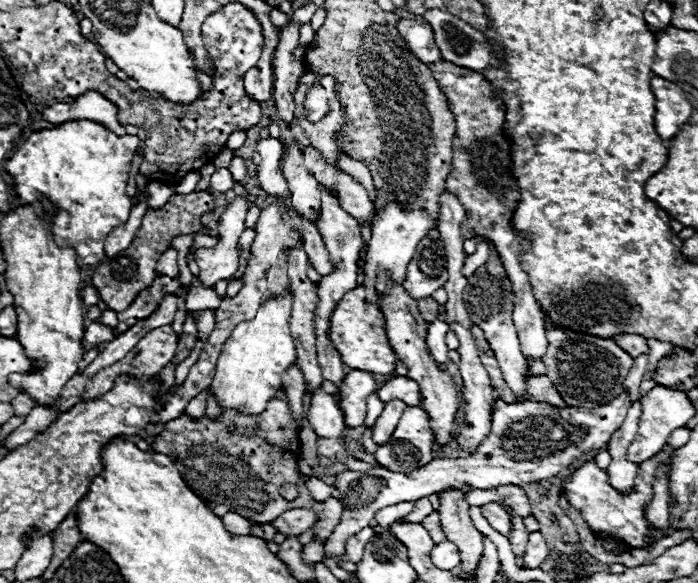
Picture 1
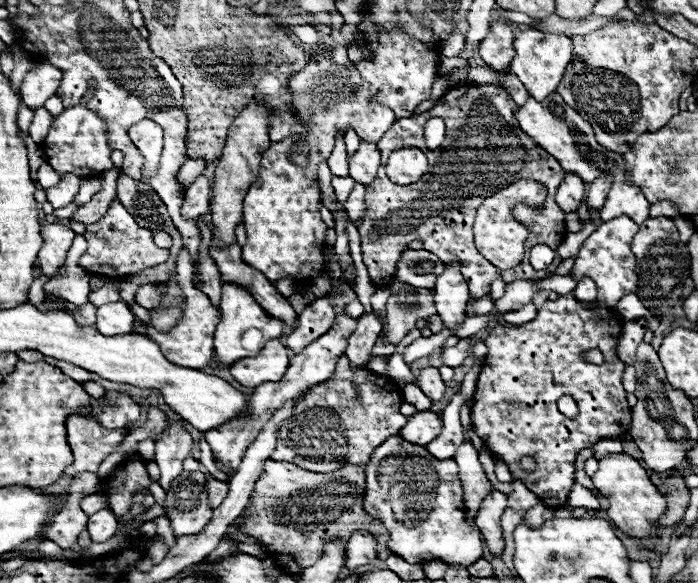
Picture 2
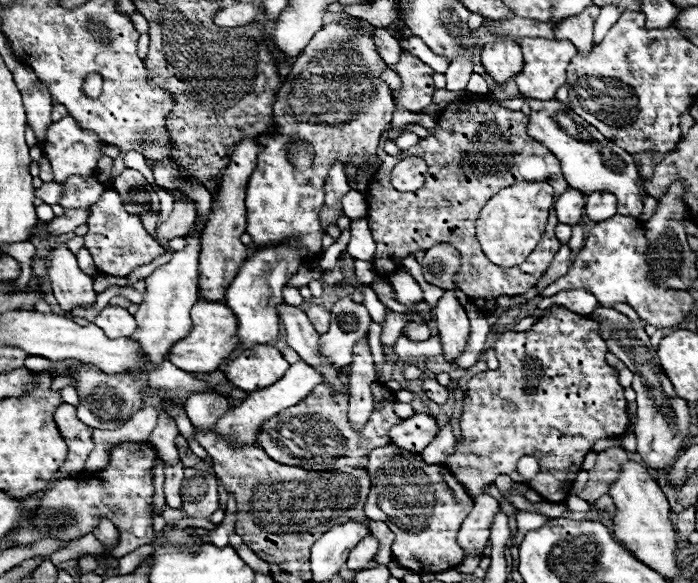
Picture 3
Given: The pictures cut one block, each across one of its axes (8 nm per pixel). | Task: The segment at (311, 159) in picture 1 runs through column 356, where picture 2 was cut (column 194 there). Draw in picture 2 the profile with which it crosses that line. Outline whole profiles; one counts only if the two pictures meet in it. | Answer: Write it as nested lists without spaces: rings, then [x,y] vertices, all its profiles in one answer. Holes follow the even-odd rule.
[[[200,176],[190,188],[186,188],[180,214],[184,220],[196,220],[198,216],[208,212],[208,206],[210,206],[210,182],[204,176]]]

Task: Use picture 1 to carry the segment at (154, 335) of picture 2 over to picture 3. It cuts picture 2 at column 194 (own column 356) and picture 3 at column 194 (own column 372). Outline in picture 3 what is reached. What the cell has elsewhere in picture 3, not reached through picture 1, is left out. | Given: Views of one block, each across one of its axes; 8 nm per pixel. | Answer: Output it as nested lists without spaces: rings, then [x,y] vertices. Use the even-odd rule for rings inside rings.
[[[198,300],[192,308],[192,332],[172,346],[168,360],[180,370],[194,374],[210,374],[236,354],[236,340],[236,314],[232,314],[232,310],[228,310],[228,306],[224,306],[222,302],[212,304],[208,300]]]

